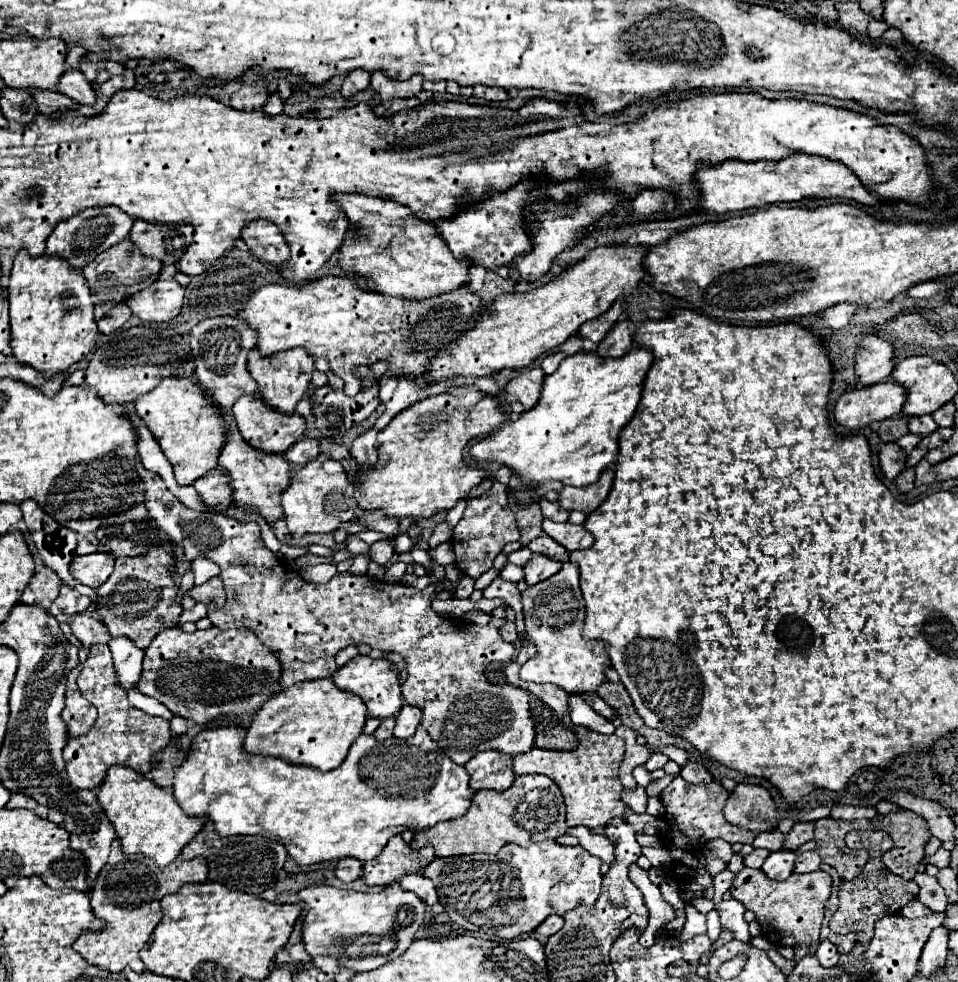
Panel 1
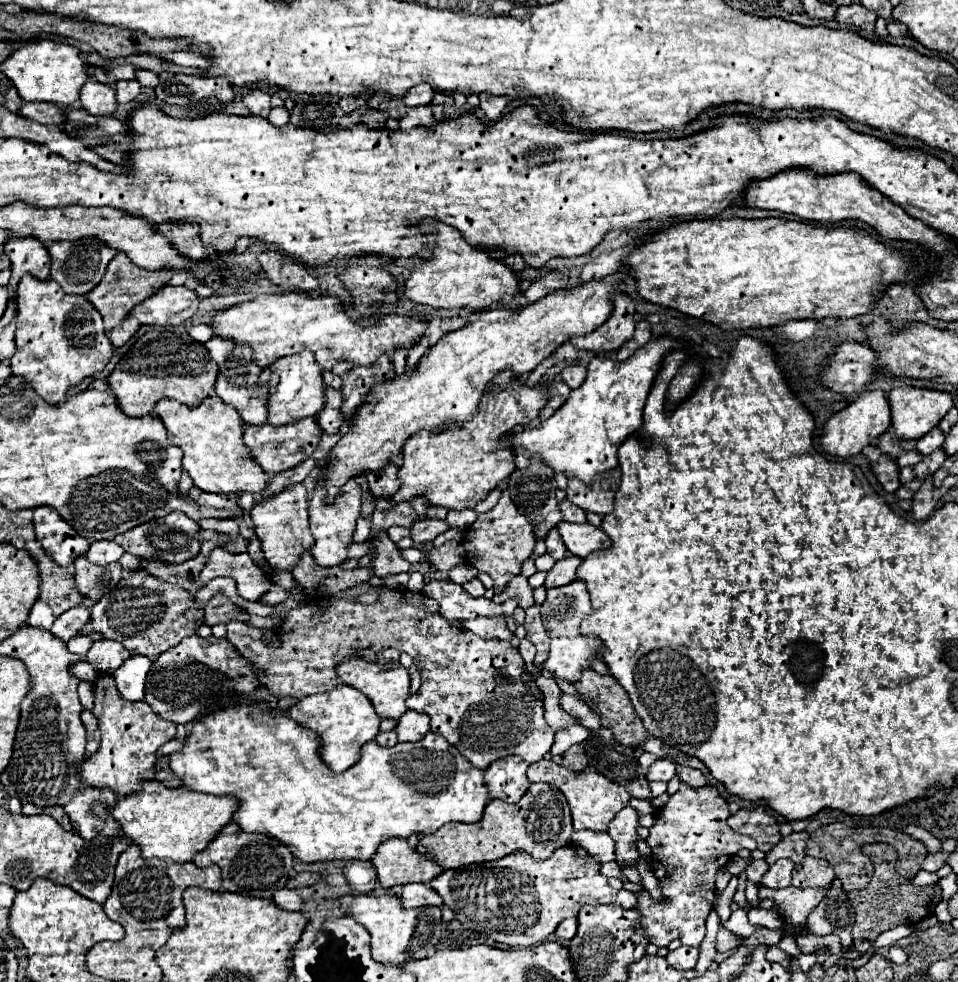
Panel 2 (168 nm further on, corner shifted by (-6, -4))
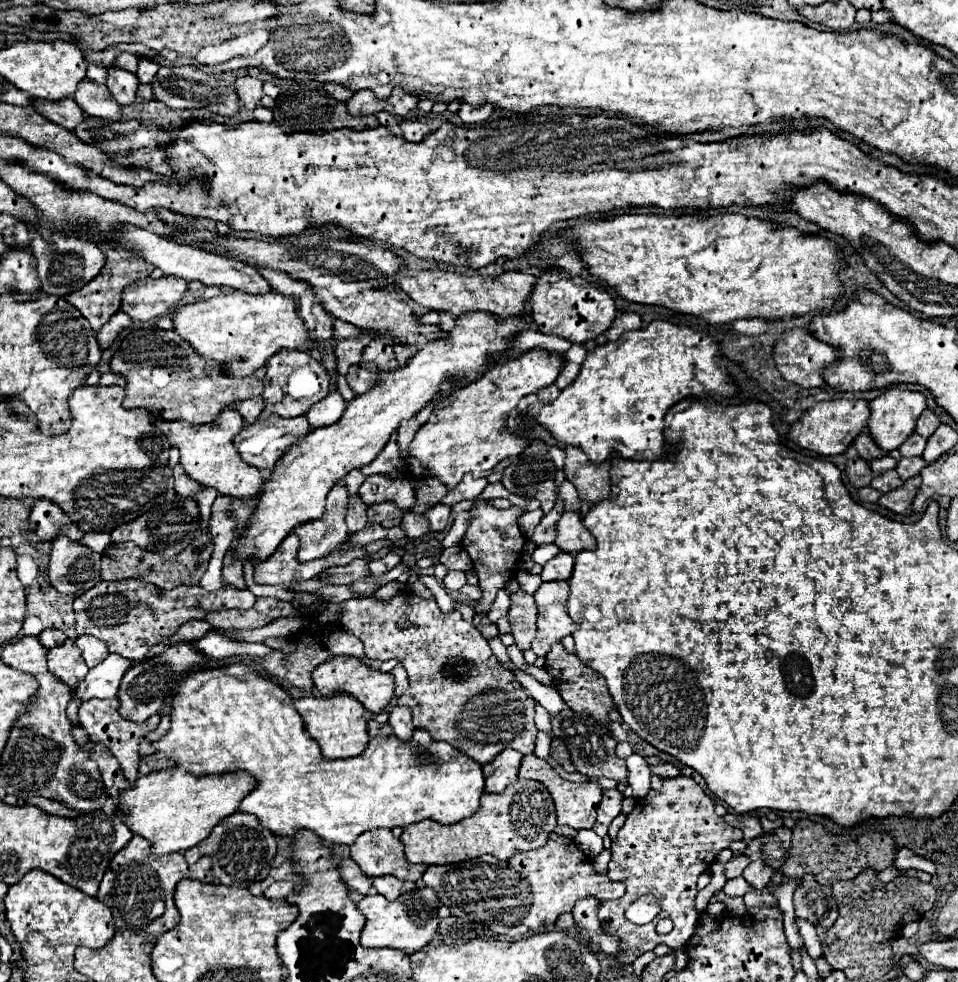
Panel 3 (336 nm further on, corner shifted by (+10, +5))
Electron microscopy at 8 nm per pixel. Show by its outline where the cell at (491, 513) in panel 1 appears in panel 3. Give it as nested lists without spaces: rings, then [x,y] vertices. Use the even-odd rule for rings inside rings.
[[[476,499],[472,509],[468,511],[470,523],[468,523],[464,539],[460,541],[460,547],[470,555],[474,571],[478,573],[478,579],[480,579],[480,587],[484,591],[482,599],[476,603],[474,625],[480,623],[480,615],[490,609],[492,601],[496,599],[496,593],[506,585],[506,581],[514,577],[516,563],[518,563],[522,547],[526,543],[524,535],[518,529],[518,515],[522,511],[524,509],[520,509],[520,507],[510,507],[510,509],[502,511],[502,509],[492,507],[490,501],[486,501],[486,499]]]

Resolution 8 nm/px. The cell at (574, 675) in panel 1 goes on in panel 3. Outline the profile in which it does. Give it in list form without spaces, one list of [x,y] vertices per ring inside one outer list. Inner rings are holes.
[[[568,581],[542,583],[534,593],[538,605],[538,631],[532,641],[532,651],[544,657],[550,647],[574,631],[574,621],[566,613]]]

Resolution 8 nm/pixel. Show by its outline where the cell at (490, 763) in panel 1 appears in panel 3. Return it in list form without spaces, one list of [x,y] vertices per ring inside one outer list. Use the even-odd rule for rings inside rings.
[[[504,749],[498,757],[486,765],[482,765],[486,779],[486,793],[502,793],[508,783],[518,779],[522,753],[514,749]]]

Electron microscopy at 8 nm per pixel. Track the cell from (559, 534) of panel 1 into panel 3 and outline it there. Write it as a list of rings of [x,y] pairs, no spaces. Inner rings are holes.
[[[564,511],[560,521],[556,523],[556,541],[560,551],[578,553],[584,549],[594,549],[596,541],[582,525],[582,519],[576,511]]]

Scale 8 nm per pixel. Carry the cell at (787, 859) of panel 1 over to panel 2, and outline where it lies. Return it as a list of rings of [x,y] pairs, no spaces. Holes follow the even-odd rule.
[[[782,858],[768,868],[768,872],[764,874],[764,880],[760,884],[766,888],[786,888],[786,886],[790,886],[792,868],[794,868],[794,864],[786,858]]]

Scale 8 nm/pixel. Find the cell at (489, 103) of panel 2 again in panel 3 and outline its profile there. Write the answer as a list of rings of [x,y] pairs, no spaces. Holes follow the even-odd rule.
[[[462,101],[462,103],[460,103],[460,111],[458,111],[458,115],[460,115],[460,119],[462,119],[464,123],[478,125],[478,123],[486,121],[486,119],[492,115],[492,111],[494,111],[494,107],[488,105],[488,103],[484,103],[484,105],[480,105],[480,107],[474,107],[474,105]]]

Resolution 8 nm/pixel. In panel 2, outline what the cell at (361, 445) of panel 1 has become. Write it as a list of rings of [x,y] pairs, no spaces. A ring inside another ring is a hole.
[[[388,464],[378,472],[368,472],[366,480],[370,484],[370,492],[376,498],[392,498],[400,488],[400,480],[396,474],[398,474],[398,468],[394,464]]]

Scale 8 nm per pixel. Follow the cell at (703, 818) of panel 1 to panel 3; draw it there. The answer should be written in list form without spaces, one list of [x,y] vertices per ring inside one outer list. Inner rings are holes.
[[[680,775],[664,779],[660,791],[650,791],[636,801],[632,815],[626,817],[616,841],[612,841],[612,861],[608,863],[608,877],[624,883],[626,895],[616,901],[602,901],[598,911],[602,927],[620,937],[620,953],[626,955],[624,963],[632,963],[640,953],[654,949],[658,943],[672,949],[686,947],[698,925],[694,907],[694,897],[698,893],[696,879],[700,873],[708,871],[710,863],[722,849],[740,839],[742,831],[730,827],[714,813],[714,801],[690,777]],[[642,895],[660,899],[660,915],[646,925],[634,925],[624,917],[624,911]],[[662,917],[668,917],[674,923],[674,929],[668,935],[656,933],[656,923]]]

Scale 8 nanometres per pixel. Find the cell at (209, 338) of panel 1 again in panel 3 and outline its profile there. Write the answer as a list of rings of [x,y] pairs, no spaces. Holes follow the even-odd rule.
[[[252,397],[252,399],[244,399],[244,401],[236,401],[234,409],[244,417],[246,423],[254,423],[260,415],[260,411],[264,409],[264,401],[262,397]]]

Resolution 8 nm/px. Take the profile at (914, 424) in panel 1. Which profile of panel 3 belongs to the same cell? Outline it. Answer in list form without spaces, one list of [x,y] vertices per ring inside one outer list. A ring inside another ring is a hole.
[[[912,433],[900,445],[900,453],[902,453],[902,457],[918,457],[918,455],[922,455],[924,447],[926,447],[926,439],[922,435],[918,435],[918,433]]]

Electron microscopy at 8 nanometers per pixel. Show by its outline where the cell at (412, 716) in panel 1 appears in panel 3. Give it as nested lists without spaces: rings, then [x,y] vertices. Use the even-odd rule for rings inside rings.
[[[392,707],[390,711],[390,719],[388,719],[388,725],[394,729],[394,735],[400,737],[402,741],[408,741],[412,737],[412,731],[414,731],[414,725],[412,725],[412,711],[408,707]]]

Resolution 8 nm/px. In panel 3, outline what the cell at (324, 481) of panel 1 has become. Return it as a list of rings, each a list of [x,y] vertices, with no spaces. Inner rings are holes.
[[[336,483],[330,491],[330,509],[326,511],[326,517],[314,519],[310,523],[298,525],[294,531],[300,537],[300,561],[320,559],[332,553],[348,535],[346,529],[346,505],[348,495],[342,483]]]

